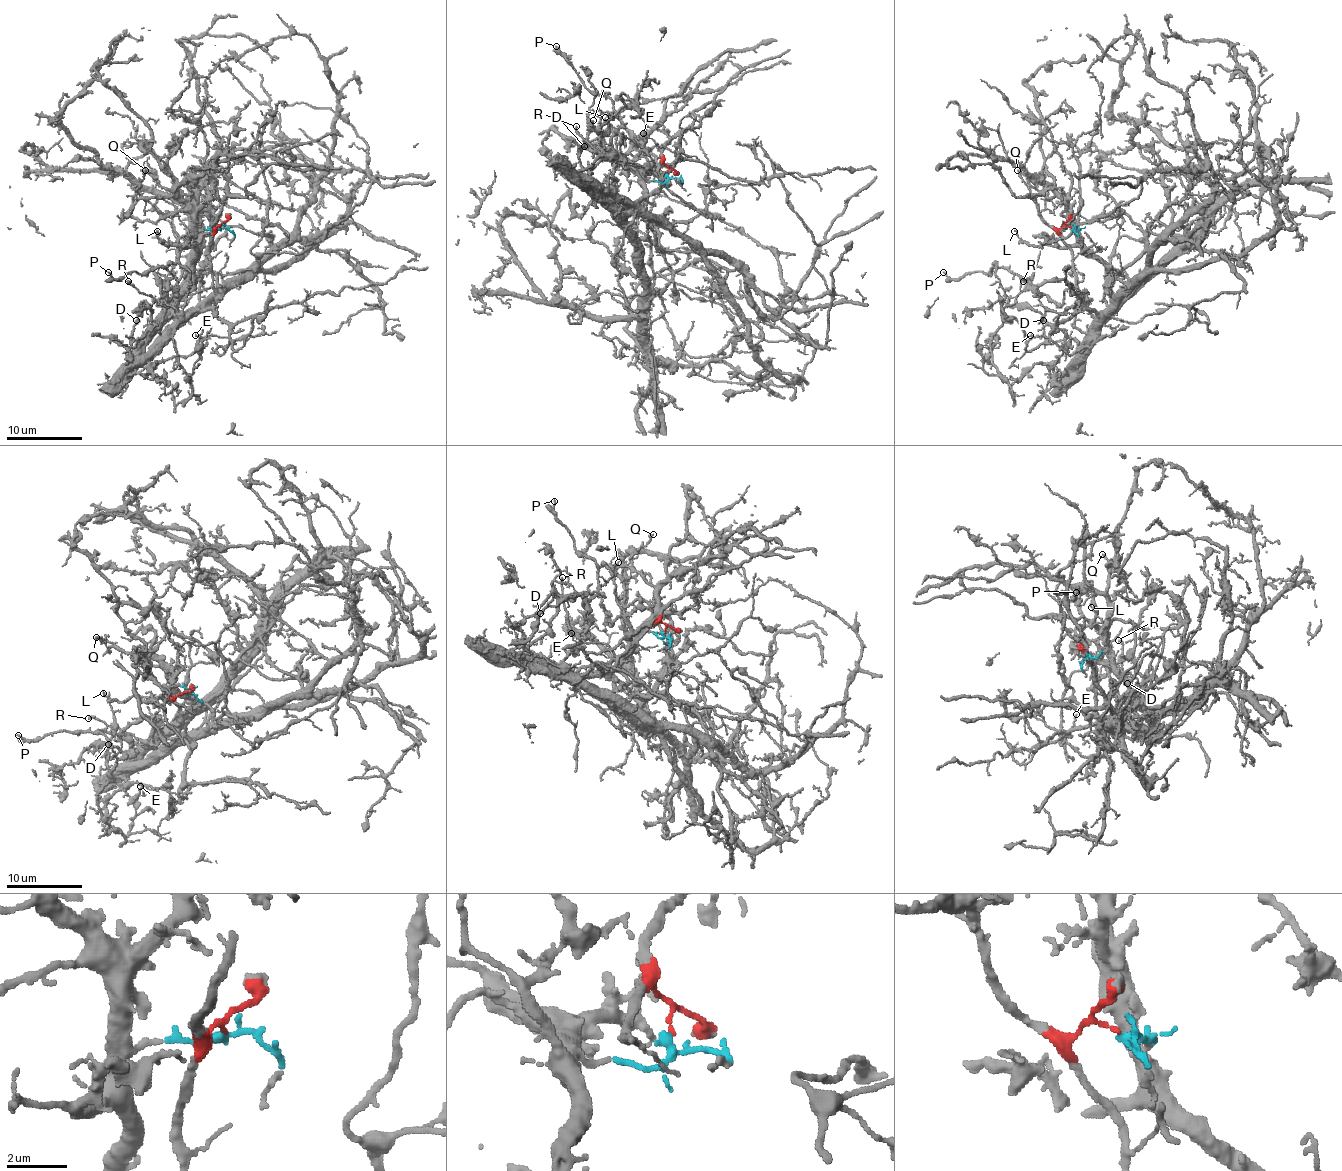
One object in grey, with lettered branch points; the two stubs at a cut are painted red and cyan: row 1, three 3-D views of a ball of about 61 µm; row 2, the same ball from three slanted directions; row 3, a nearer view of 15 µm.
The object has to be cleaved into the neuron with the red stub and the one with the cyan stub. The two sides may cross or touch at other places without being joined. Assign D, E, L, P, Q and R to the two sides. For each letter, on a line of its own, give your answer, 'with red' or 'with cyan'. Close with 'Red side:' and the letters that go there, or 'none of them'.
D: with cyan
E: with red
L: with cyan
P: with cyan
Q: with cyan
R: with red
Red side: E, R

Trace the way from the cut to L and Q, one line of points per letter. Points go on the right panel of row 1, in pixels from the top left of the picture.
L: (1071, 229), (1079, 229), (1073, 244), (1062, 247), (1028, 246), (1015, 230)
Q: (1071, 229), (1079, 229), (1077, 230), (1075, 219), (1062, 202), (1056, 196), (1047, 196), (1035, 189), (1017, 170)

